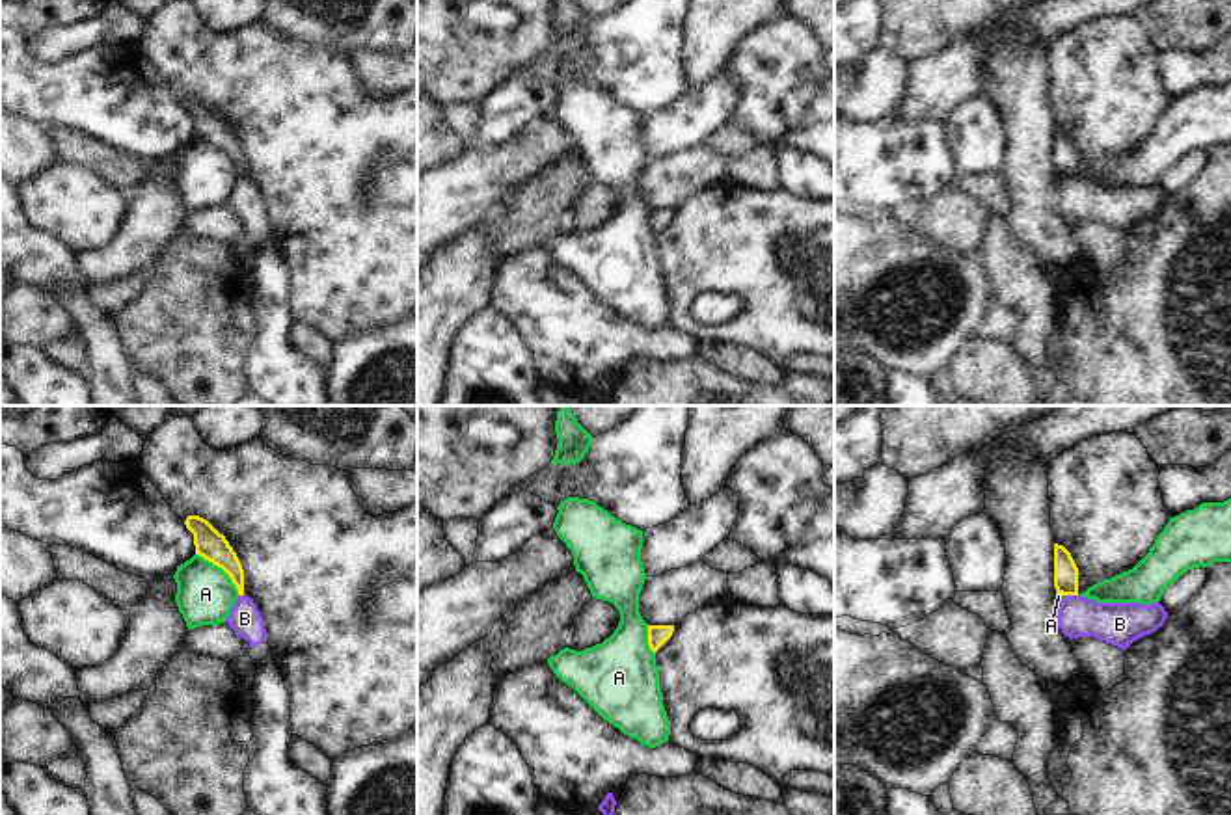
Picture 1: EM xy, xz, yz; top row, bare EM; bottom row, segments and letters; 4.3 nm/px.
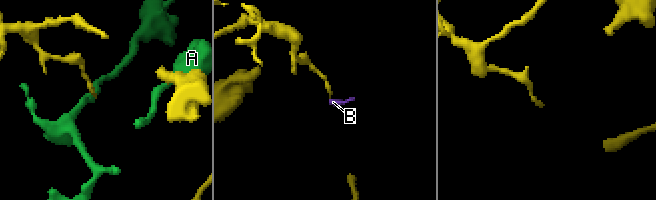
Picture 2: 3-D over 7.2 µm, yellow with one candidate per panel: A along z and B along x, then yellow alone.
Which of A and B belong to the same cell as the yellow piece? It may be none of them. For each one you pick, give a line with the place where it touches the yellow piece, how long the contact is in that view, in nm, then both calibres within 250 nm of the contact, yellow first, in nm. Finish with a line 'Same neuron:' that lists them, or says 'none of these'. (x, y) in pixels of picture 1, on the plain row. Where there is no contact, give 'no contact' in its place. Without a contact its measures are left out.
Same neuron: none of these

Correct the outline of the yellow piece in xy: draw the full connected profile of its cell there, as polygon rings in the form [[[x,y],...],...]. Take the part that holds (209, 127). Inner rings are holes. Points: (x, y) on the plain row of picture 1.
[[[188,99],[184,108],[194,117],[196,138],[222,151],[244,179],[244,153],[225,119],[199,99]]]

